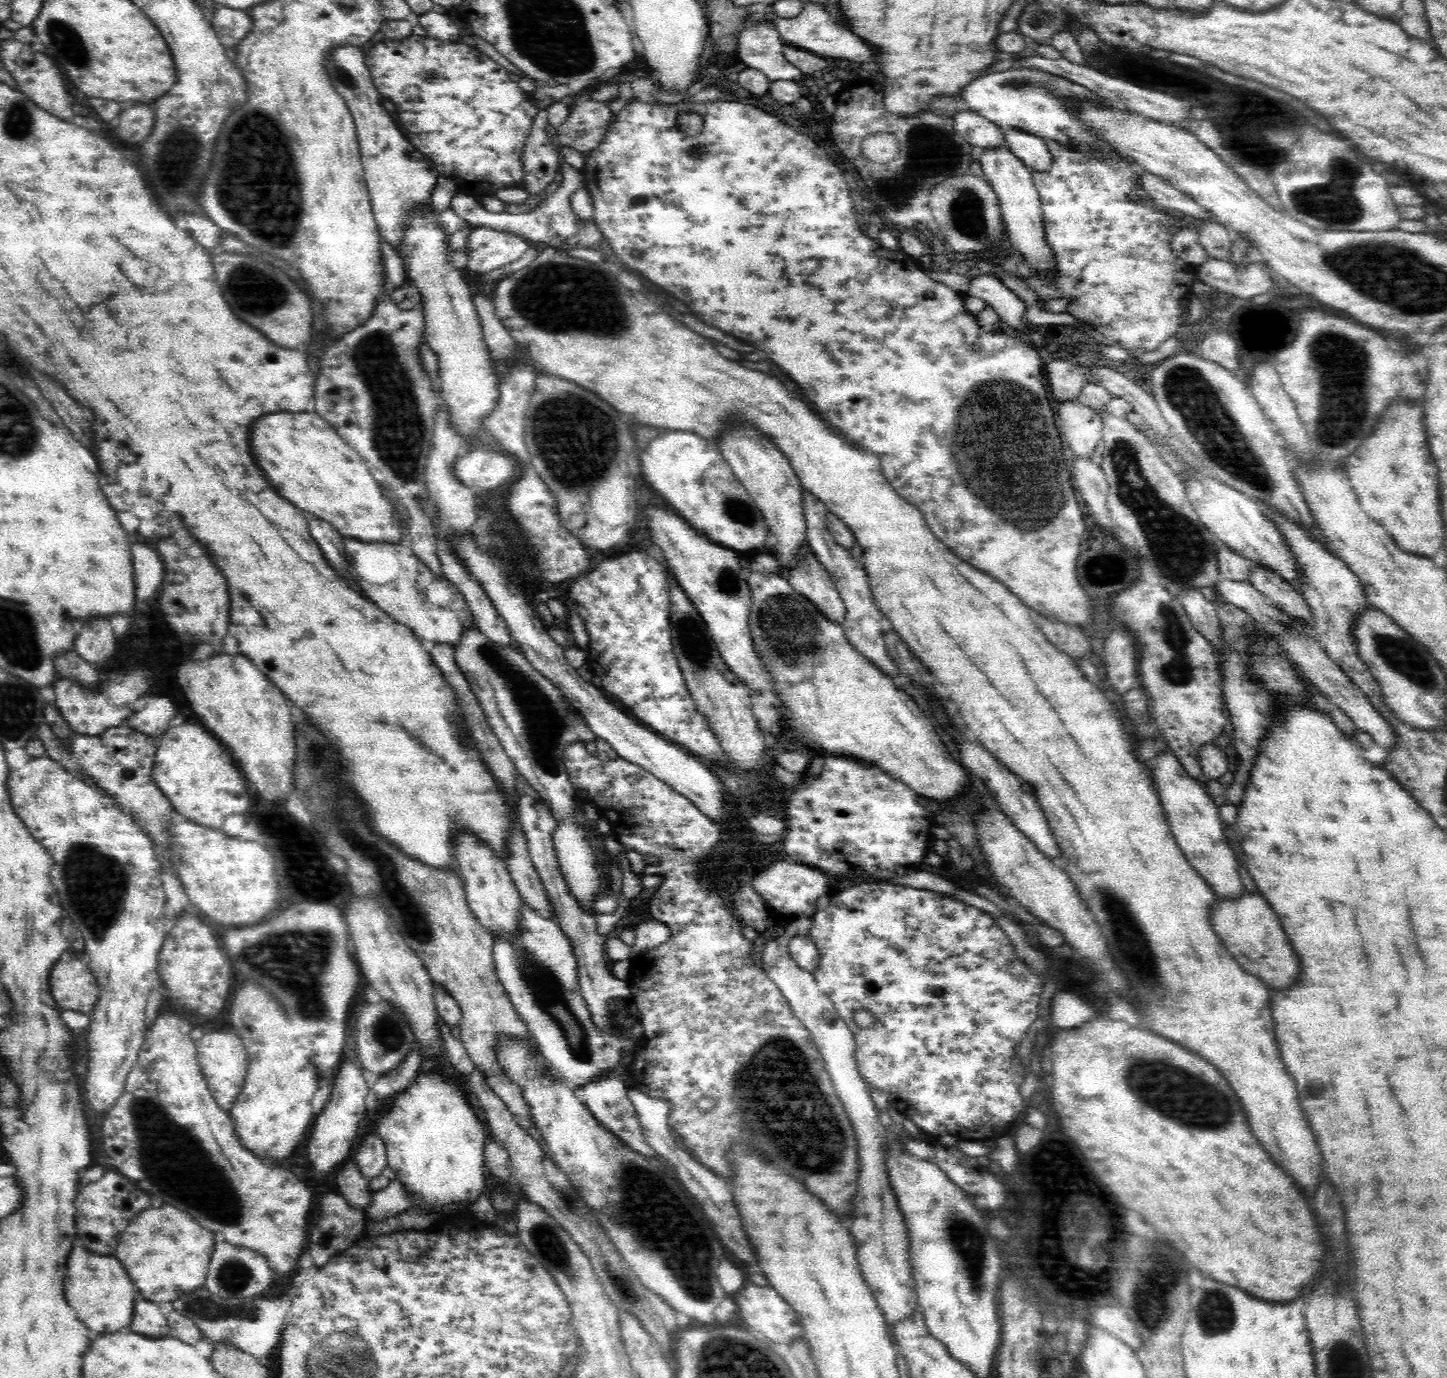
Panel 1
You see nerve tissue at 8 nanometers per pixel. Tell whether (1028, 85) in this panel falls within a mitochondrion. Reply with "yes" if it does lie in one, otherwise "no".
yes

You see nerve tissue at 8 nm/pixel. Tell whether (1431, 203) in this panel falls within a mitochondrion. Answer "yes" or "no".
no

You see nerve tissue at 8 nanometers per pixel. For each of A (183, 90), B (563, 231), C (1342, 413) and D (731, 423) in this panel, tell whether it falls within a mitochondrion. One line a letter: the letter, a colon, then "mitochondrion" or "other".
A: other
B: other
C: mitochondrion
D: other

